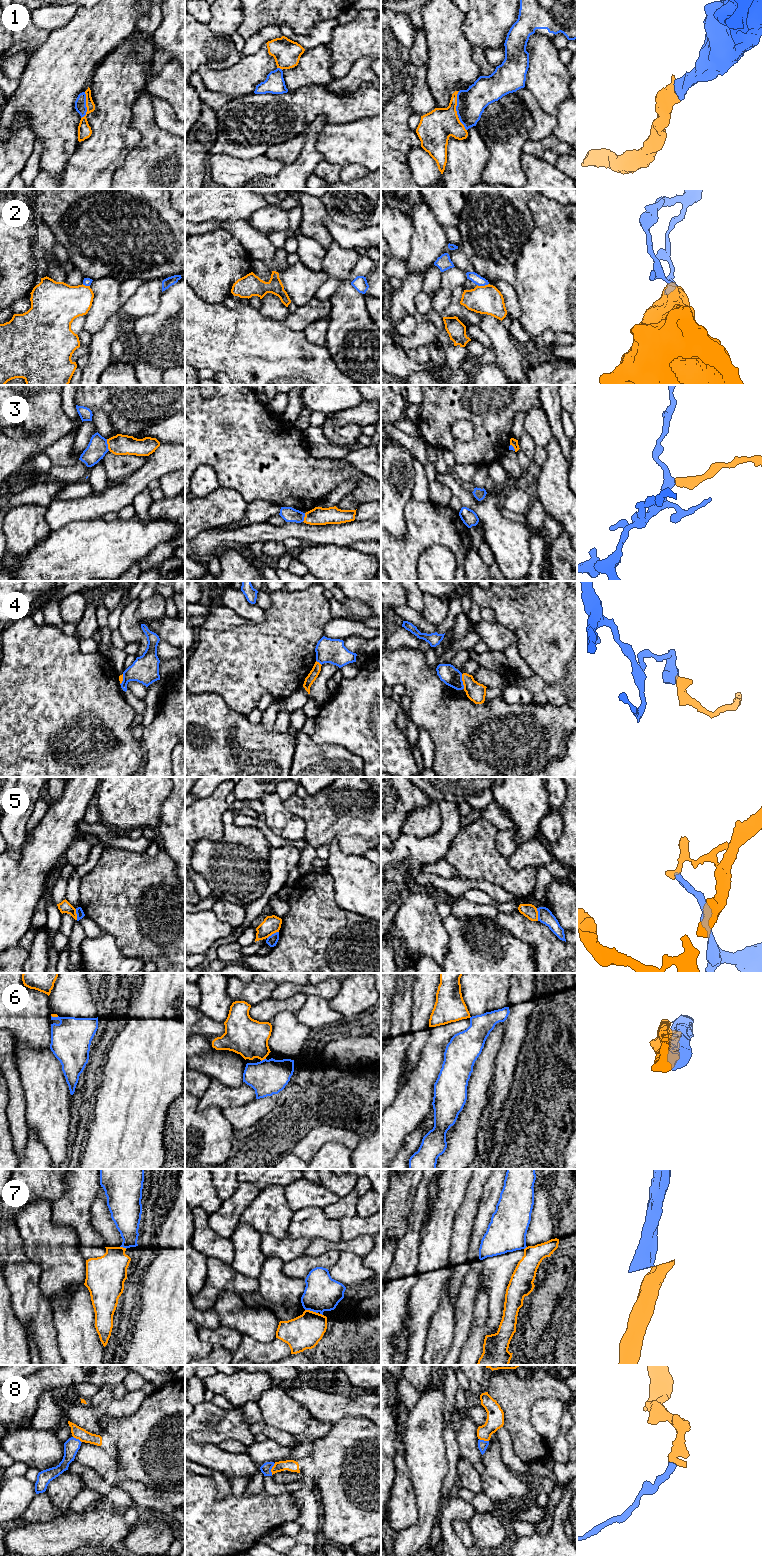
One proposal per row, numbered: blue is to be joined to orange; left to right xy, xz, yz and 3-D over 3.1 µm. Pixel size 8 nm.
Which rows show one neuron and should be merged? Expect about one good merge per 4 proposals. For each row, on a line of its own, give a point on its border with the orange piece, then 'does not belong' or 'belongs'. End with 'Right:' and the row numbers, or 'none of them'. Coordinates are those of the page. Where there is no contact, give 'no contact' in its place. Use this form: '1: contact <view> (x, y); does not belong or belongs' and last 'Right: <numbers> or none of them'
1: contact xy (86, 105); belongs
2: contact yz (482, 286); does not belong
3: contact xy (108, 445); does not belong
4: contact yz (462, 680); does not belong
5: contact yz (537, 914); does not belong
6: contact xz (263, 1059); does not belong
7: contact xz (311, 1311); does not belong
8: contact xz (271, 1469); does not belong
Right: 1

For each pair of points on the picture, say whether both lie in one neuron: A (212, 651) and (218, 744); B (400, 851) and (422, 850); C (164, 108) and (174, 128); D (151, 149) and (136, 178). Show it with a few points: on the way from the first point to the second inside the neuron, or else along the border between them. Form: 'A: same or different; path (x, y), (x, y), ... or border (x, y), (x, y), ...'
A: different; border (195, 693), (218, 694), (233, 710)
B: same; path (405, 846), (407, 845), (413, 850), (417, 850)
C: same; path (164, 113), (164, 116), (171, 123)
D: same; path (151, 156), (151, 163), (143, 171)

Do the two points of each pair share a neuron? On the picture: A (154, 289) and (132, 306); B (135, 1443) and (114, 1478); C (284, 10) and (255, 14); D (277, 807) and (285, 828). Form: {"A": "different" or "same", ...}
{"A": "same", "B": "different", "C": "same", "D": "same"}

